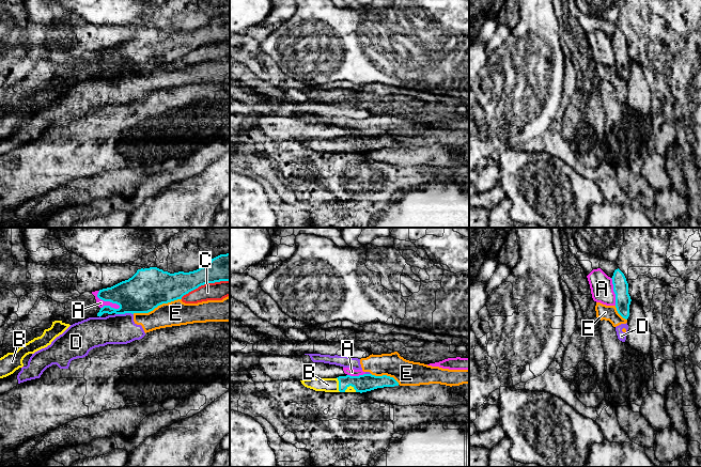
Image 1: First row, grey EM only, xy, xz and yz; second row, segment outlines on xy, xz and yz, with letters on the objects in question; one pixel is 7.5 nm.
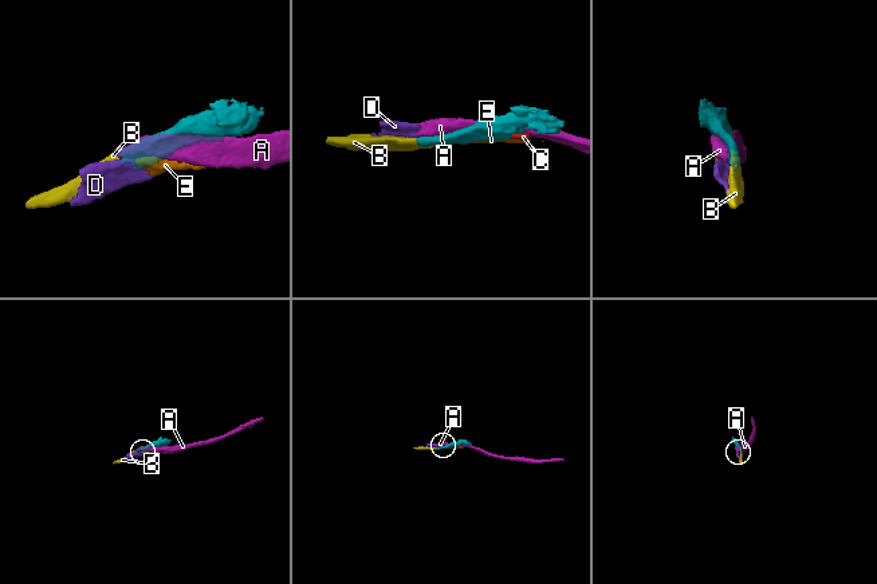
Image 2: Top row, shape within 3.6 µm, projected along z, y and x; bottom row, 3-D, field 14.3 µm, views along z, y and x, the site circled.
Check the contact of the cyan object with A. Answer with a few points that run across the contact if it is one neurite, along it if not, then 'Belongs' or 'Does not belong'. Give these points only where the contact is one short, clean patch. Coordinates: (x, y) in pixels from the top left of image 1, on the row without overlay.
Does not belong

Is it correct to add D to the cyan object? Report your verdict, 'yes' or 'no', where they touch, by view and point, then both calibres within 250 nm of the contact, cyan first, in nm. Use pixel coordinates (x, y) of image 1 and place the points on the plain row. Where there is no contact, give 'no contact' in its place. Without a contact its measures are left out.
no | xy (124, 74) | 300/220 nm

